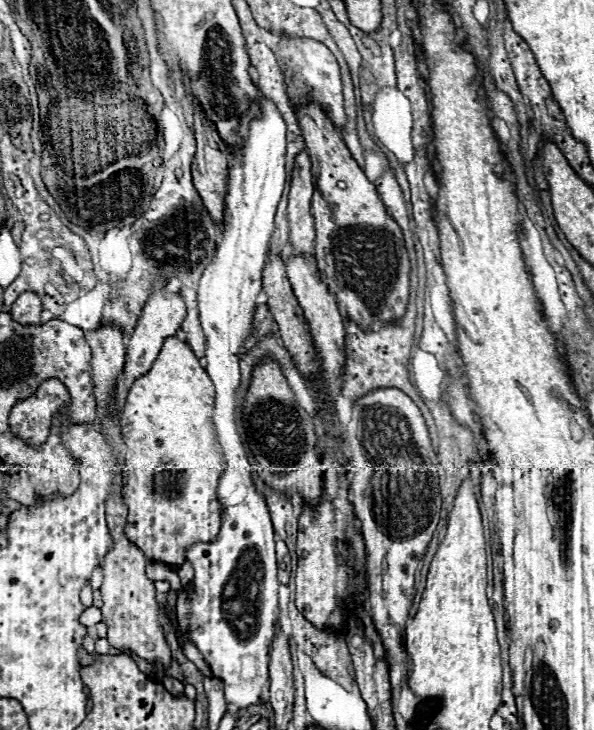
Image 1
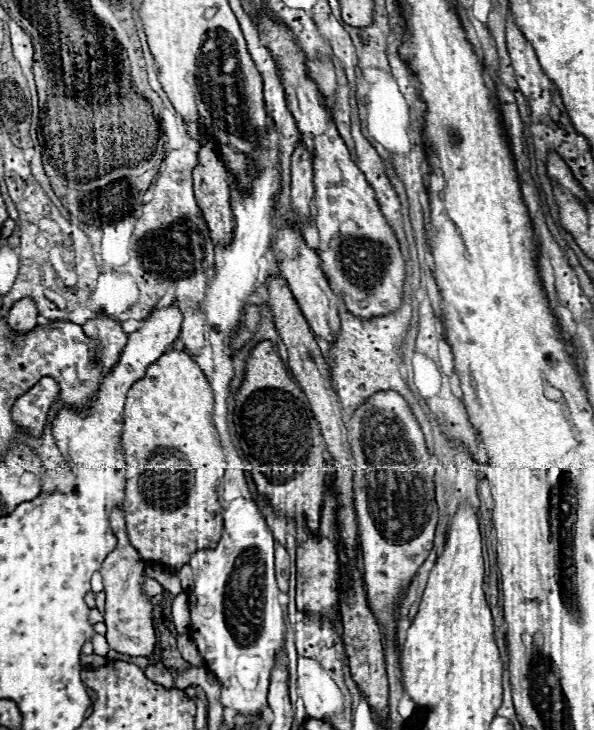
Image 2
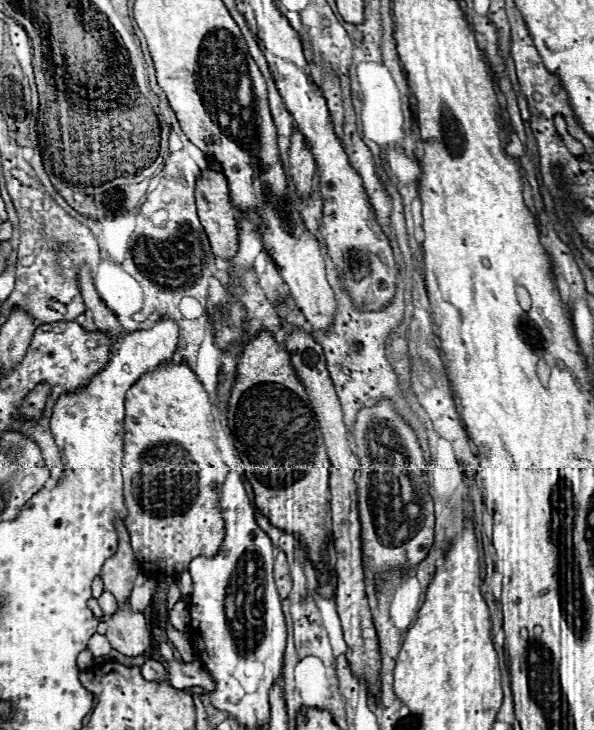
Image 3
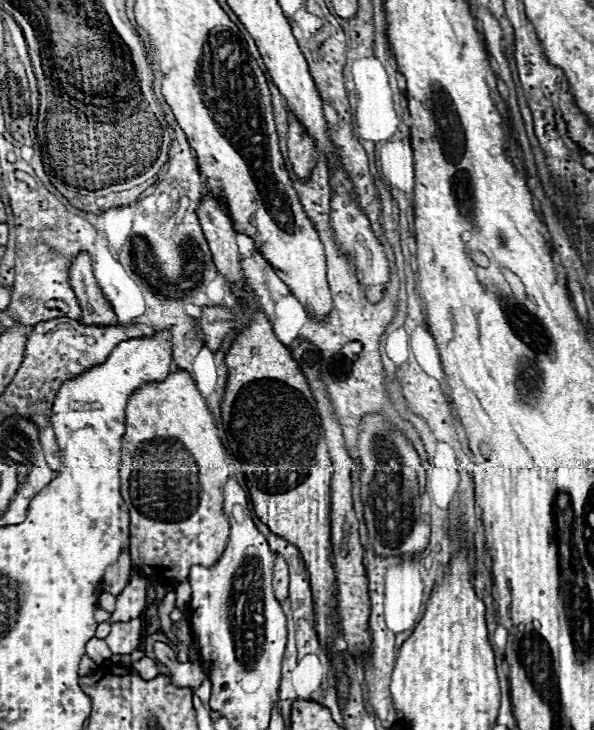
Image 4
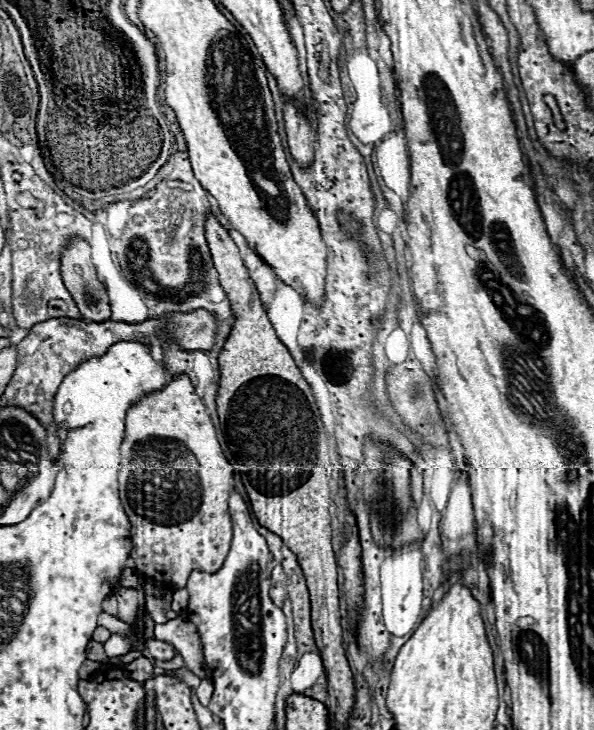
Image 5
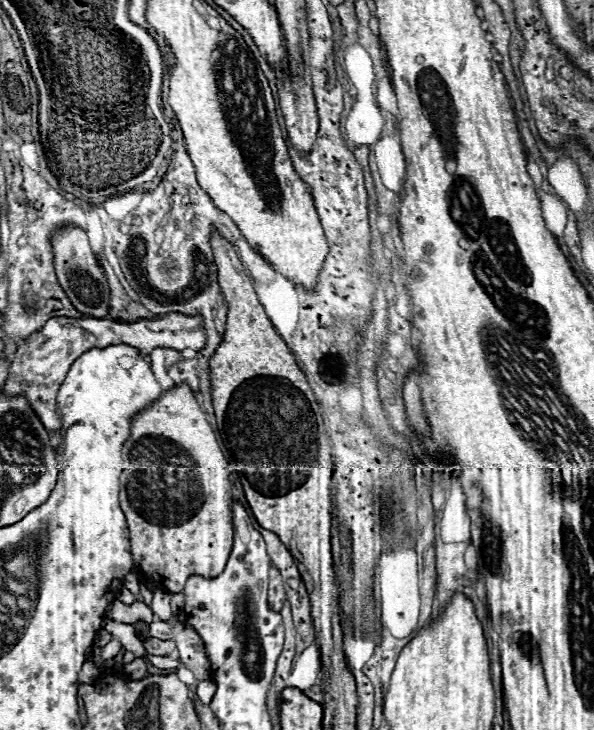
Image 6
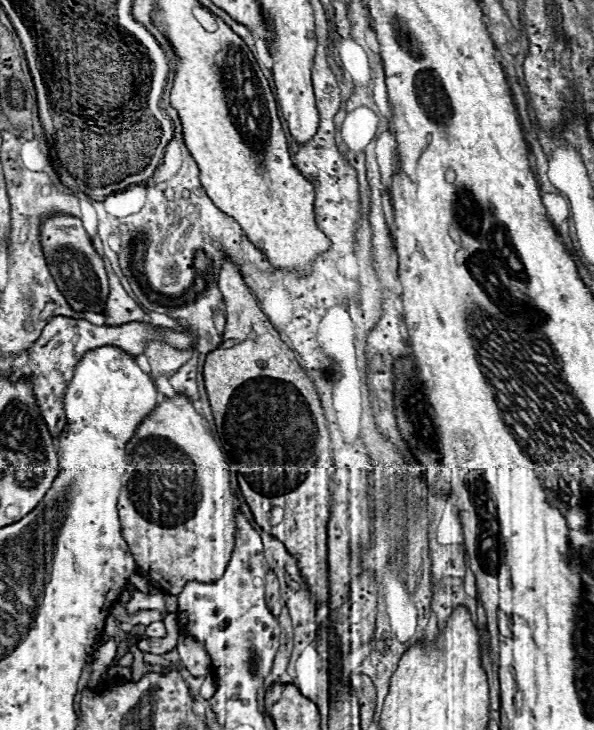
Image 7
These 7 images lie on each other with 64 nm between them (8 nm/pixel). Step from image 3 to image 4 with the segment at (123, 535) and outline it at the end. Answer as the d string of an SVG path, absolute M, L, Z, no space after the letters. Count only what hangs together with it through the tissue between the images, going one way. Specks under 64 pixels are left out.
M124 552L118 562L114 566L110 566L106 570L106 576L104 576L104 590L118 596L126 586L128 586L128 576L132 572L132 566L130 566L130 554Z

